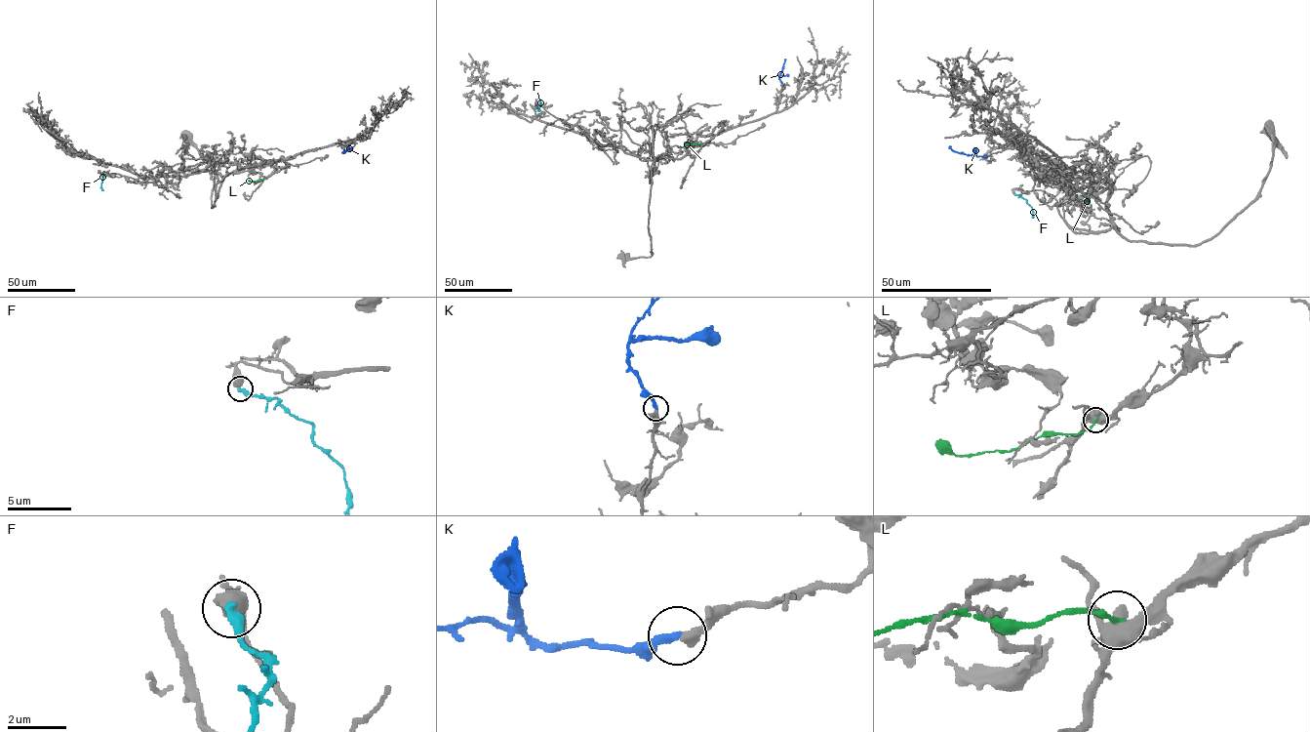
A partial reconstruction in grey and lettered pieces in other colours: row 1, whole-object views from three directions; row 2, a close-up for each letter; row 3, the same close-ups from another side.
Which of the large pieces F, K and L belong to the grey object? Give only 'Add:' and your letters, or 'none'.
Add: K

